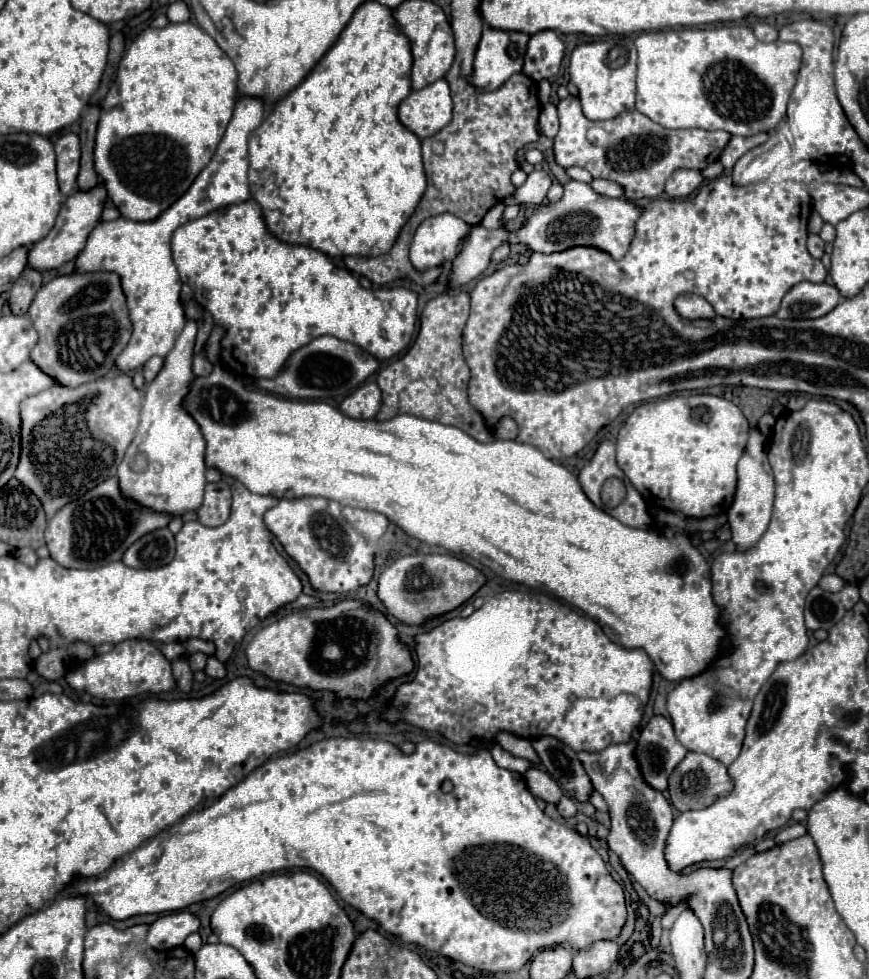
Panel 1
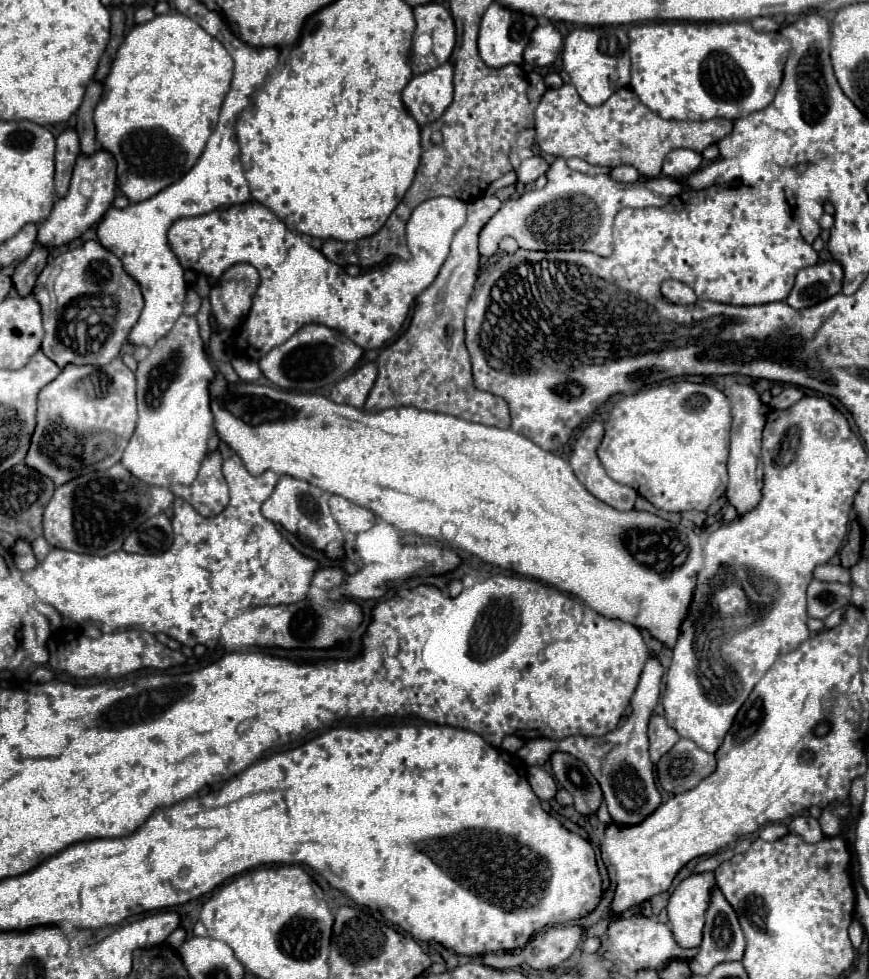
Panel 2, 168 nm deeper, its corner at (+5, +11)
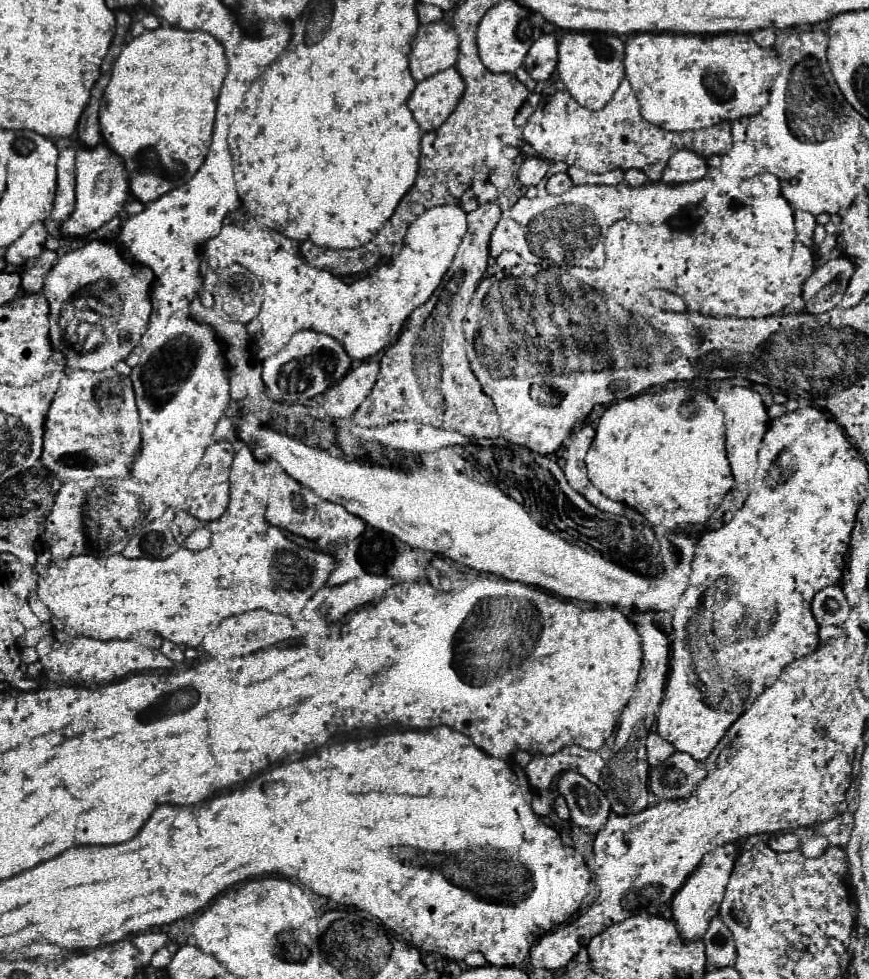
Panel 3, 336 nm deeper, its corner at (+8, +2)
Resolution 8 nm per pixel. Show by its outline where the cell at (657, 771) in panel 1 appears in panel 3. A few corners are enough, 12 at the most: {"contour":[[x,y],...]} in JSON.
{"contour":[[658,733],[648,735],[648,763],[658,765],[674,747]]}

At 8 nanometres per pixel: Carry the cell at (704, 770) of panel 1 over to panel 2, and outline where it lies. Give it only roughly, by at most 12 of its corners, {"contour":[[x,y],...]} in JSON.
{"contour":[[679,740],[657,762],[663,790],[695,788],[715,770],[715,756]]}

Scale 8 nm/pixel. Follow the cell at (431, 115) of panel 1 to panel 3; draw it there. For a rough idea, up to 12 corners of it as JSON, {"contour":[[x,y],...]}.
{"contour":[[450,67],[418,81],[408,109],[434,131],[456,107],[462,77]]}

